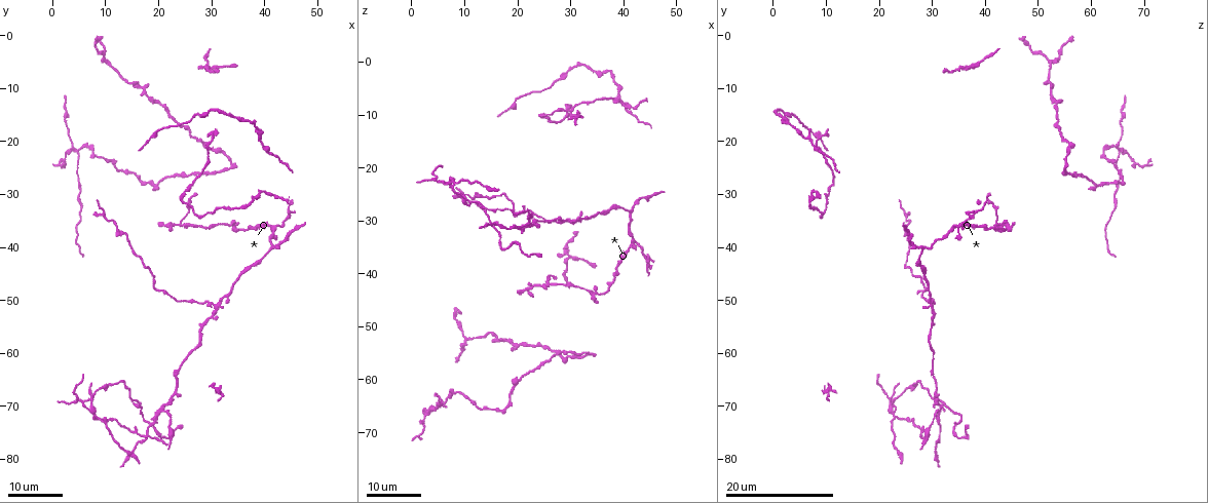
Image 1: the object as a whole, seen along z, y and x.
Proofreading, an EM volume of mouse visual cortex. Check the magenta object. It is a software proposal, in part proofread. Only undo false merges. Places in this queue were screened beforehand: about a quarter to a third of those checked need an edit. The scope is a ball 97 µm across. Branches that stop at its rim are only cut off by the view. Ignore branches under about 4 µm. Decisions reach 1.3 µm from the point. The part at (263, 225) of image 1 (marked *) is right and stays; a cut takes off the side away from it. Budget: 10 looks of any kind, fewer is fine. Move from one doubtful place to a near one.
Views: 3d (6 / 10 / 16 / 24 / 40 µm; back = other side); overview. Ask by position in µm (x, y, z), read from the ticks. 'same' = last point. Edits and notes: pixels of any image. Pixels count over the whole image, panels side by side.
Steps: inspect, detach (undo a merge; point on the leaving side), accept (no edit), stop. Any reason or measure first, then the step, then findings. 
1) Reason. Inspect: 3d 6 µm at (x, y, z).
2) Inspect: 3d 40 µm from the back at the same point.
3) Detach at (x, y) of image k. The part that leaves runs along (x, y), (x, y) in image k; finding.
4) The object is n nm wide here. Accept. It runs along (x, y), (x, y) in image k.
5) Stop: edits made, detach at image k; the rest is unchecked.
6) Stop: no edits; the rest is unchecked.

Narrows sharply. Inspect: 3d 24 µm at (29.5, 19.5, 8.0).

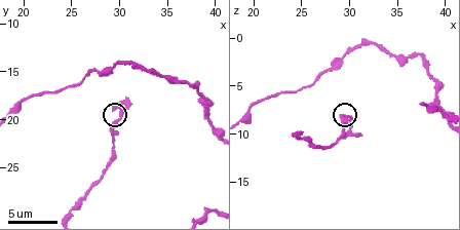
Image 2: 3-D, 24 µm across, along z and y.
Inspect: 3d 6 µm at (30.0, 19.8, 8.4).

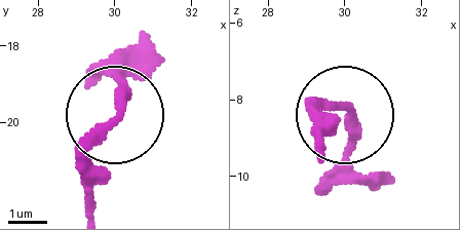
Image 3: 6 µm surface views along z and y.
The object is 250 nm wide here. Accept. Continuous, no second neuron.

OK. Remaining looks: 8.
A fork. Inspect: 3d 16 µm at (17.0, 10.0, 53.0).

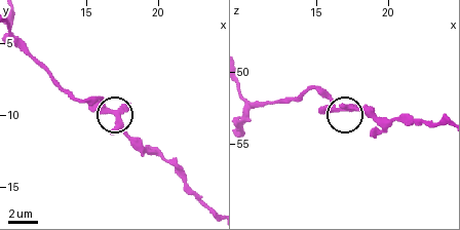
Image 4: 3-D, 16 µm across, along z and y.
Inspect: 3d 10 µm at the same point.

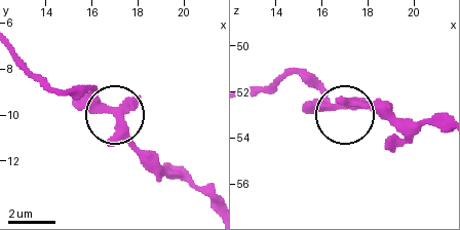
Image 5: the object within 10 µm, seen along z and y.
3 arms meet here. Accept. It runs along (439, 126), (398, 126), (360, 103), (339, 107), (306, 75) in image 5; continuous, no second neuron.

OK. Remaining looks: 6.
Inspect: 3d 16 µm at (8.5, 22.5, 62.0).

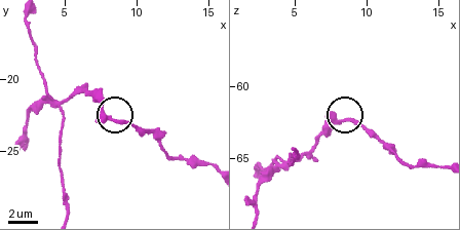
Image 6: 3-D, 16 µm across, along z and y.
Inspect: 3d 10 µm at (8.0, 22.6, 62.4).

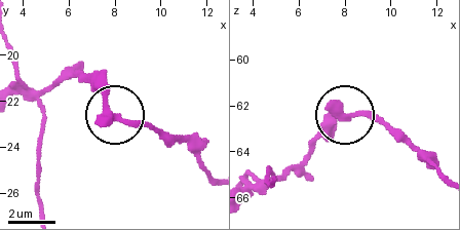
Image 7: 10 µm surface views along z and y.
Accept. It runs along (441, 169), (381, 124), (357, 116), (336, 116), (312, 138) in image 7; all the same neuron.

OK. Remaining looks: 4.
Branch point. Inspect: 3d 24 µm at (34.0, 36.0, 45.0).

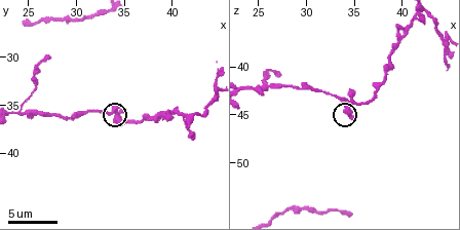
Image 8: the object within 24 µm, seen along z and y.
Inspect: 3d 10 µm at the same point.

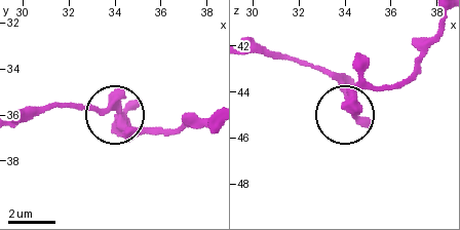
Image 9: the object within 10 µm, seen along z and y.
Accept. Continuous, no second neuron.

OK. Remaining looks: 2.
Three arms meet. Inspect: 3d 16 µm at (42.0, 36.5, 33.5).

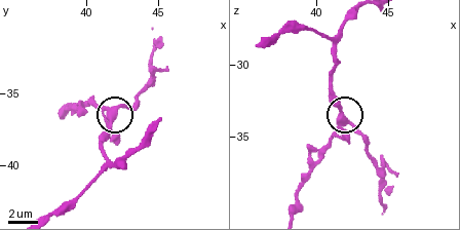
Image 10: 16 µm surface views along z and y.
Inspect: 3d 10 µm at (42.0, 36.4, 33.8).

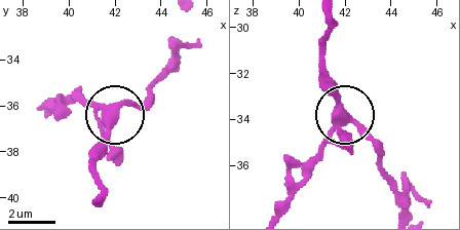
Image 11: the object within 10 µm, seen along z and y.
The side arm is 10 µm long. Accept. Continuous, no second neuron.

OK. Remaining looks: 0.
Stop: no edits; the rest is unchecked.

